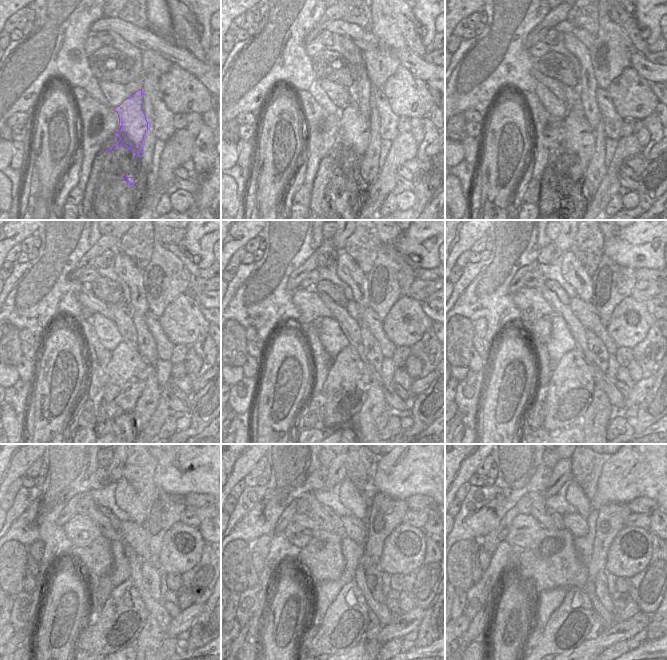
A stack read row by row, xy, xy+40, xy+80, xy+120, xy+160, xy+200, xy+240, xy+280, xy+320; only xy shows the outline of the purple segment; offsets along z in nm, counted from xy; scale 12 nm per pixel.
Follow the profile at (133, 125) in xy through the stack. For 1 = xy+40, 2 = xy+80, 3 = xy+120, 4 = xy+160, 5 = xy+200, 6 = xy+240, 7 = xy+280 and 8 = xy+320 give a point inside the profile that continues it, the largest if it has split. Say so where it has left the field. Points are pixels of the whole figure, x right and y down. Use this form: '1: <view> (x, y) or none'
1: xy+40 (348, 151)
2: xy+80 (576, 142)
3: xy+120 (122, 384)
4: xy+160 (344, 391)
5: xy+200 (571, 387)
6: xy+240 (123, 615)
7: xy+280 (345, 621)
8: xy+320 (568, 626)

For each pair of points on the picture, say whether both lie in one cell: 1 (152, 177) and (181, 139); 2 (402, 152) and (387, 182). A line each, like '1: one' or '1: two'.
1: two
2: one

